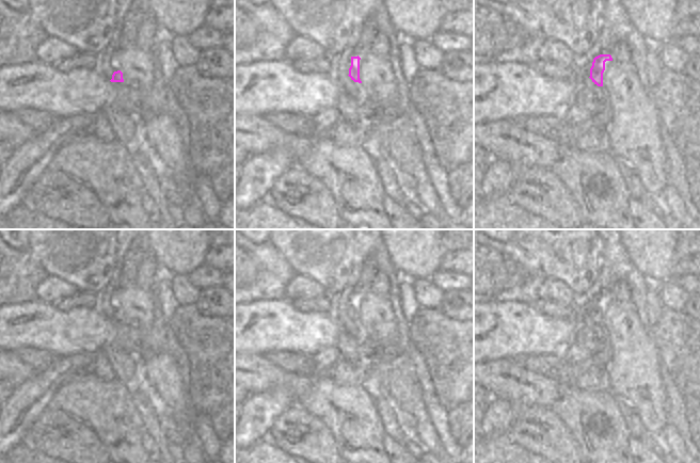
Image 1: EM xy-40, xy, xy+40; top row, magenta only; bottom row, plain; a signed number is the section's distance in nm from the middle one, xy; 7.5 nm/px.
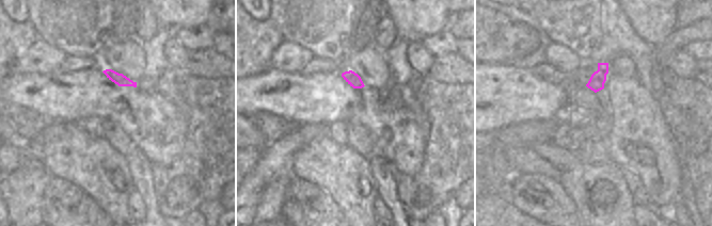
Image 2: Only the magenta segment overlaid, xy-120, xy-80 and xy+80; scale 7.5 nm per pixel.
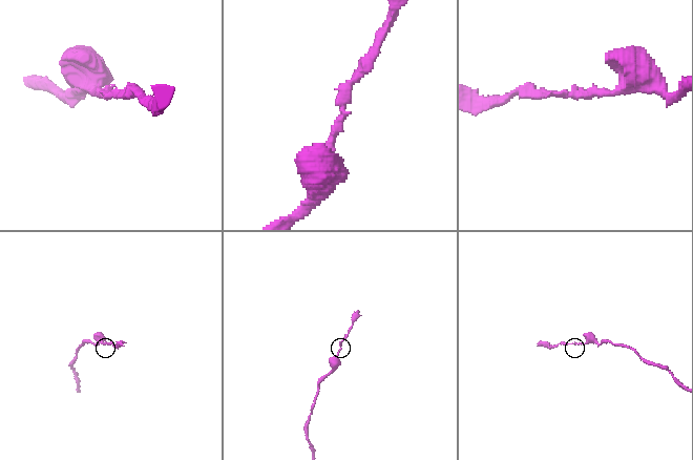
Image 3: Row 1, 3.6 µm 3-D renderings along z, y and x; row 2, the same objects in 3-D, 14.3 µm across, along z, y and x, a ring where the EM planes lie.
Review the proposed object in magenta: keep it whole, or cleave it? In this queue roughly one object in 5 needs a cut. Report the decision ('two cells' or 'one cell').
one cell

